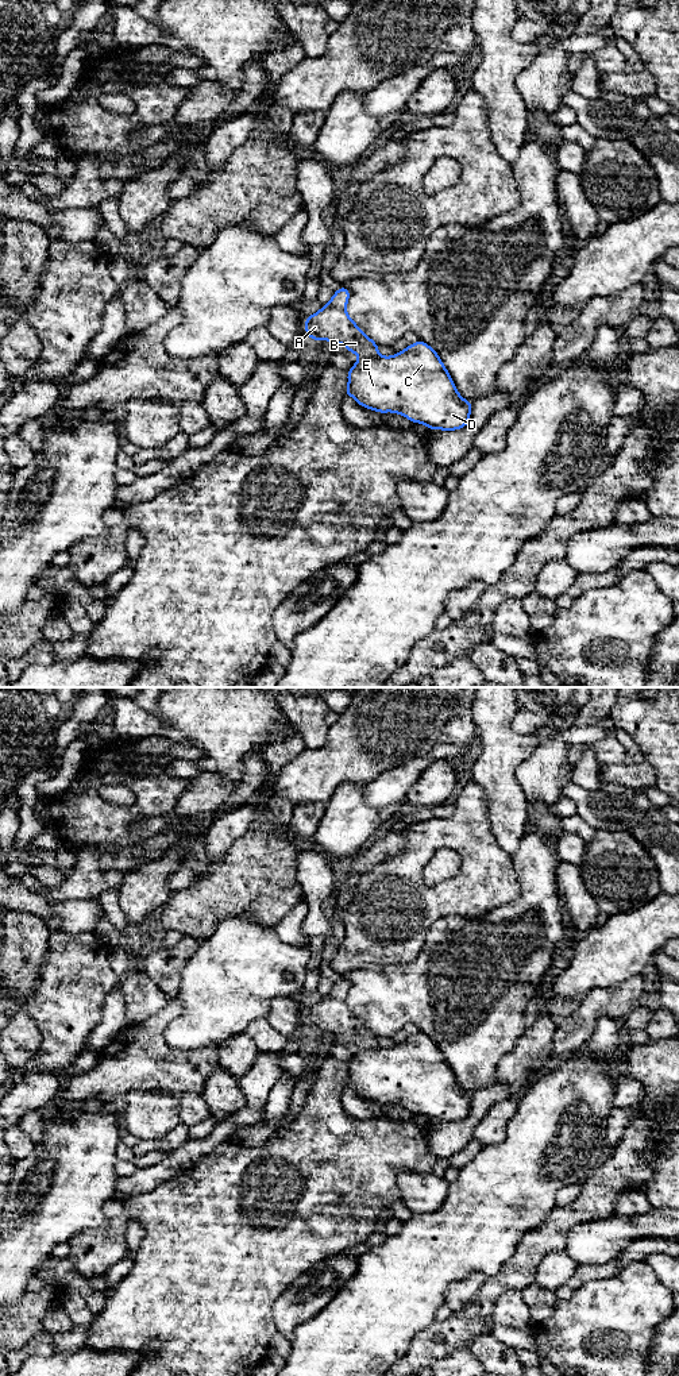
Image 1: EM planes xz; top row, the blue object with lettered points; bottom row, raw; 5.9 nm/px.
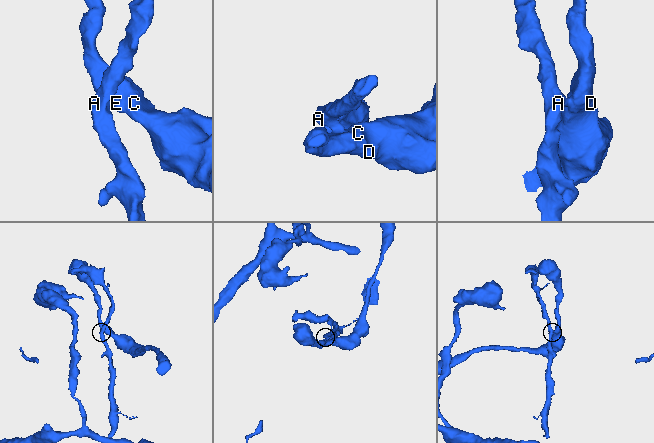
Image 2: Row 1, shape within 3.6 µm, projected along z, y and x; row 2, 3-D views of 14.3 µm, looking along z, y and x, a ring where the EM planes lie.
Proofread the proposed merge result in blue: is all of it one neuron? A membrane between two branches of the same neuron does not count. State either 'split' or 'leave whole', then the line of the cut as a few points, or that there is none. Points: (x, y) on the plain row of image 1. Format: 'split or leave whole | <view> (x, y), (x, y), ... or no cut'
split | xz (378, 1045), (361, 1051)

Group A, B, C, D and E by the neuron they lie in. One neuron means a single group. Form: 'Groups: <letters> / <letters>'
Groups: A B / C D E

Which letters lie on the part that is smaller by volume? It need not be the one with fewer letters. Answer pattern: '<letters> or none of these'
A, B

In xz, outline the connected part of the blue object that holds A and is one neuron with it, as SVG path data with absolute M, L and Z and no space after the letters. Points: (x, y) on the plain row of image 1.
M342 978L332 990L305 1011L305 1024L312 1032L342 1034L360 1051L378 1048L378 1036L363 1025L347 1006L350 982Z

